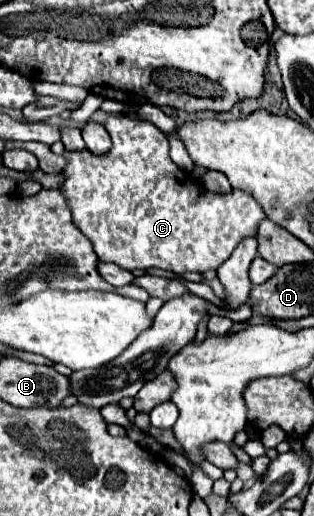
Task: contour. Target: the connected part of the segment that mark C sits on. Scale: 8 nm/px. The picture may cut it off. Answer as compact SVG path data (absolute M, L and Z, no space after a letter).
M109 115L105 121L107 131L111 131L113 147L107 155L91 155L85 151L65 151L65 183L63 193L67 195L69 207L73 211L73 221L93 243L93 249L103 263L115 263L123 269L151 269L159 267L173 273L219 269L219 265L231 255L239 245L239 239L251 235L255 237L259 221L265 219L263 209L255 205L255 199L245 191L233 189L227 195L211 193L199 187L197 181L189 179L189 173L181 171L169 157L167 137L149 121L135 121L125 115Z

